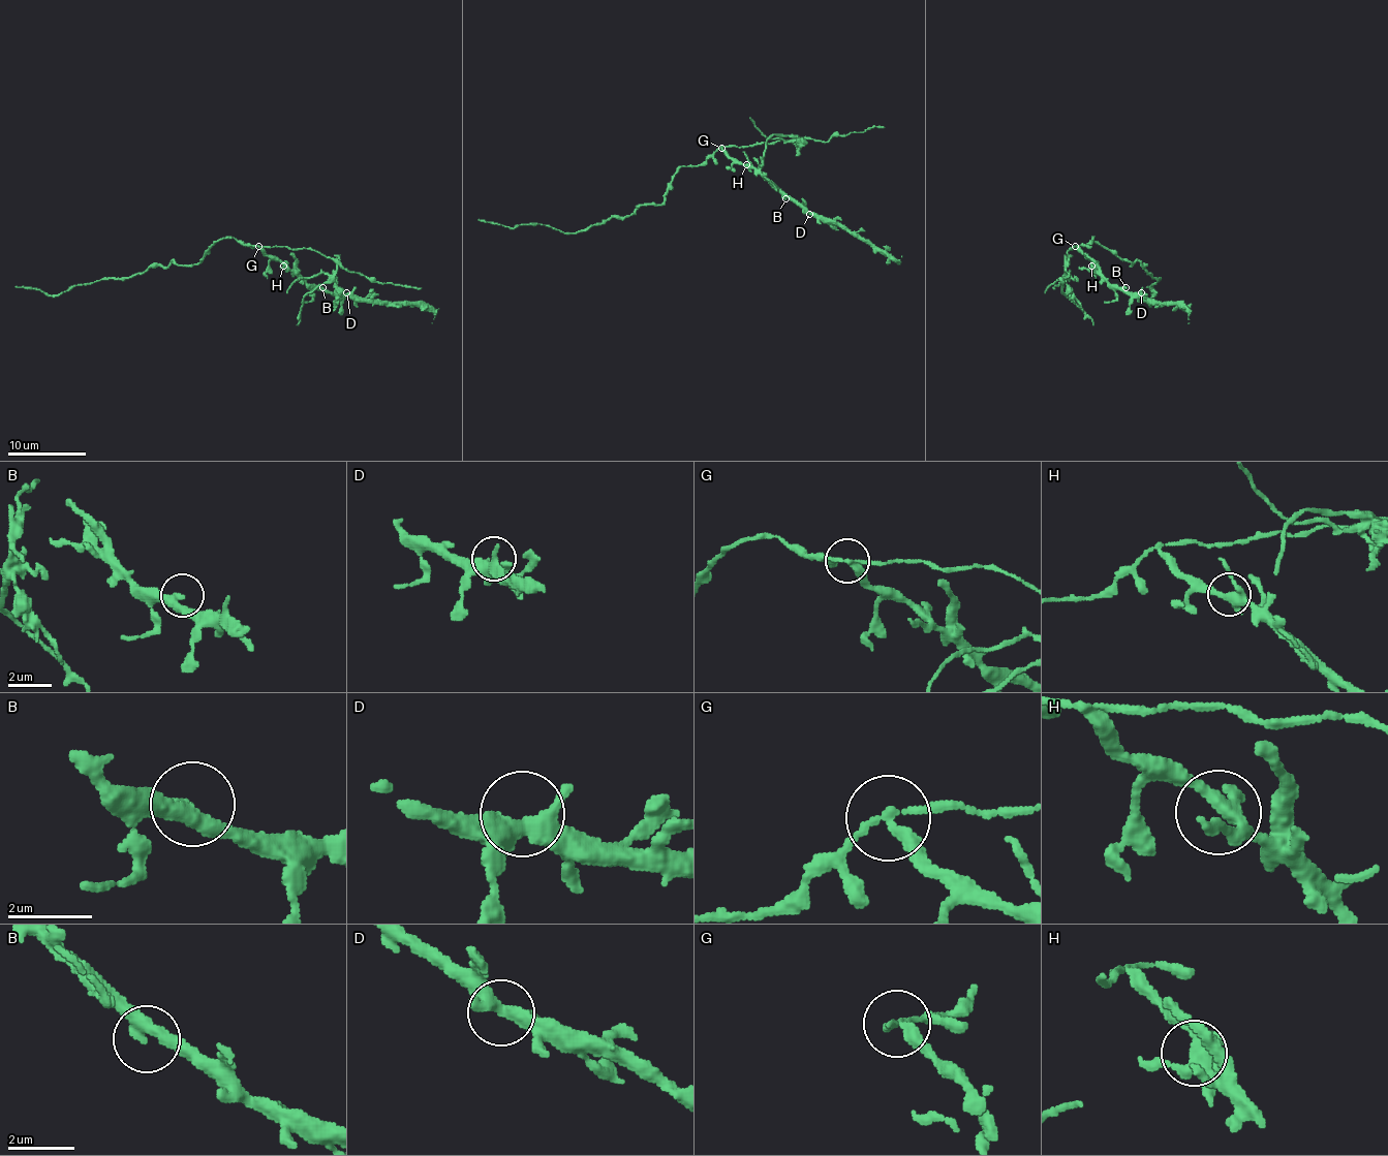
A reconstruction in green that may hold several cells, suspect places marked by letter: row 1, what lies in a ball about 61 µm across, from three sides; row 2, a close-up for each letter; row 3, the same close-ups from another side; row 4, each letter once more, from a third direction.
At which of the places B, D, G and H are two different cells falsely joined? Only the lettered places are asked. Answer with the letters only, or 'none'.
G

